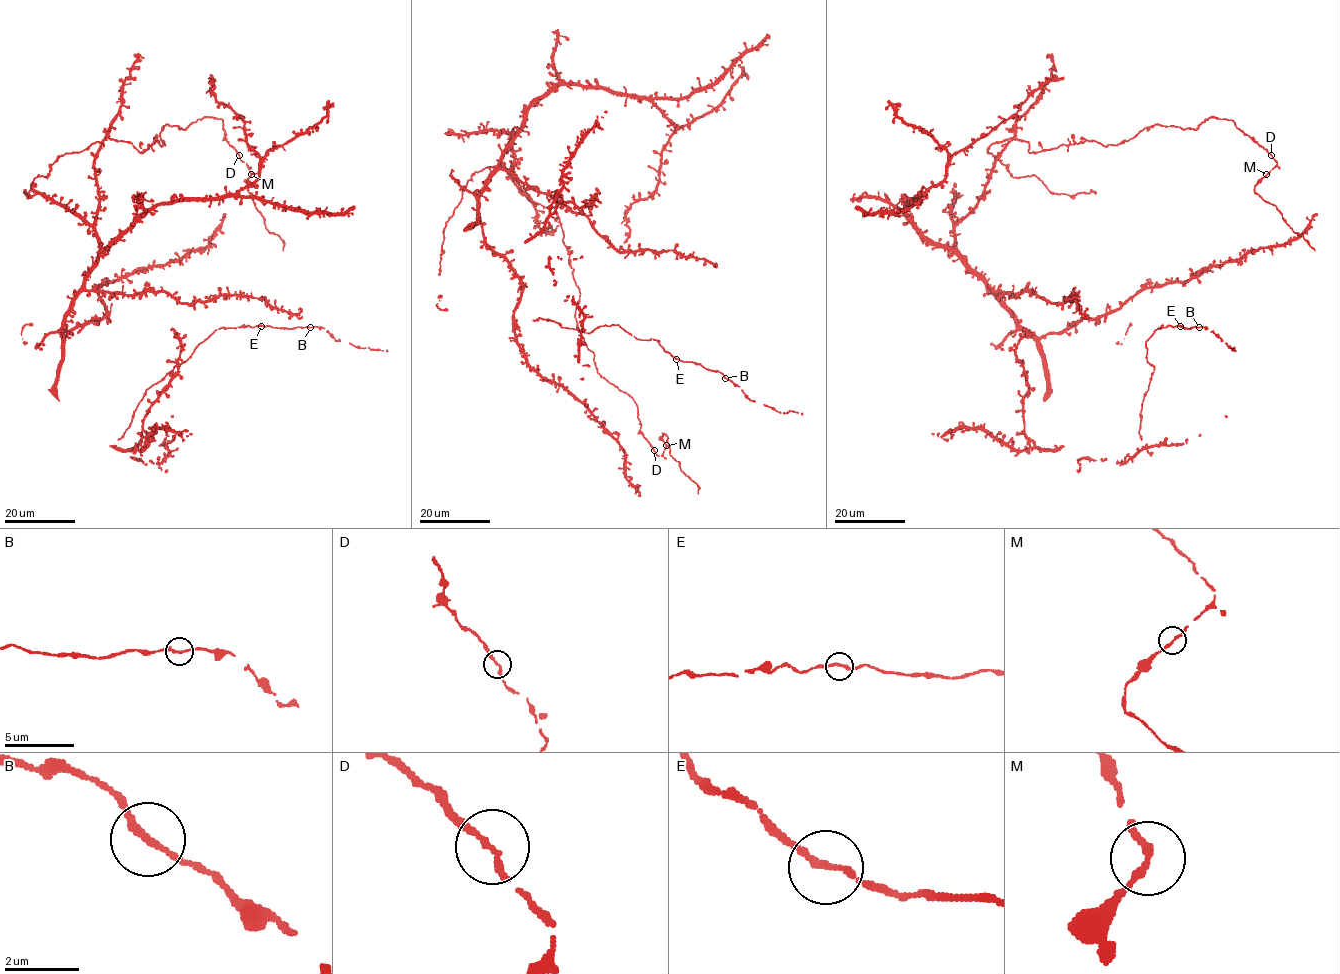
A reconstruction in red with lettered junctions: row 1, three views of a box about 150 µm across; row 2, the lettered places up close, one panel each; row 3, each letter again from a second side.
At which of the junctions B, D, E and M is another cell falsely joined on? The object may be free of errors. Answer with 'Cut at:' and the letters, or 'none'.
Cut at: none

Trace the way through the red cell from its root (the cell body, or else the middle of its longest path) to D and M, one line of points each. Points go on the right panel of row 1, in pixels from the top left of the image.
D: (1014, 294), (980, 279), (954, 227), (1015, 135), (1030, 152), (1117, 145), (1216, 117), (1271, 155)
M: (1014, 294), (980, 279), (954, 227), (1015, 135), (1030, 152), (1117, 145), (1216, 117), (1272, 156), (1266, 174)

